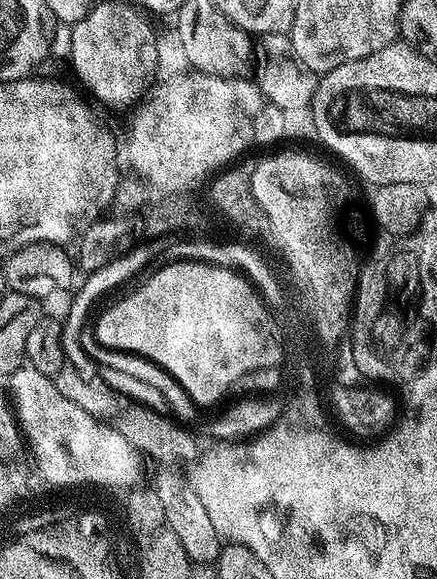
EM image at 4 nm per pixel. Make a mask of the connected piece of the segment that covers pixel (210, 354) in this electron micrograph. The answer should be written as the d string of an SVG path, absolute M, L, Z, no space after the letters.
M187 259L175 264L165 264L157 267L157 269L157 272L145 284L138 285L129 296L114 301L97 320L94 320L96 340L102 347L112 348L114 351L132 352L134 355L144 356L146 359L152 360L158 367L162 367L169 372L185 388L193 402L199 406L212 404L215 400L222 398L225 399L229 395L228 380L238 379L239 371L247 368L257 368L256 364L272 361L274 346L270 342L270 330L264 324L264 311L261 310L260 304L256 304L256 295L253 292L248 292L249 288L245 284L240 284L239 278L228 276L228 272L223 272L223 270L192 268L190 267L190 261Z

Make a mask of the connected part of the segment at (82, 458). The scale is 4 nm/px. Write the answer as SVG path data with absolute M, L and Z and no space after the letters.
M25 366L7 377L6 384L20 431L32 436L32 449L39 454L40 468L42 472L48 472L48 477L58 478L60 482L70 482L73 478L89 476L92 479L103 478L104 484L133 484L142 479L141 453L126 438L122 438L122 434L118 434L111 423L104 421L103 424L100 420L94 420L87 409L70 402L70 398L62 398L62 394L58 394L53 377L38 374L38 370Z

